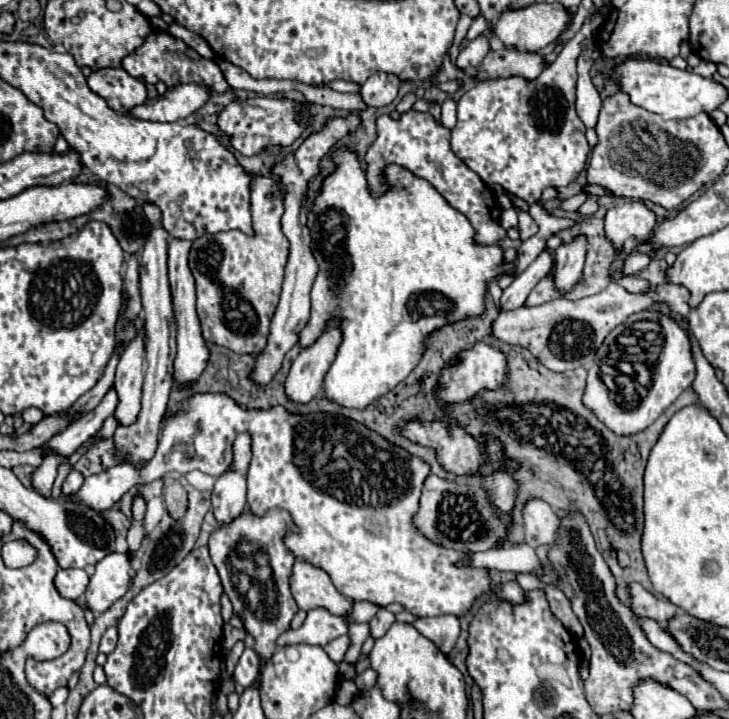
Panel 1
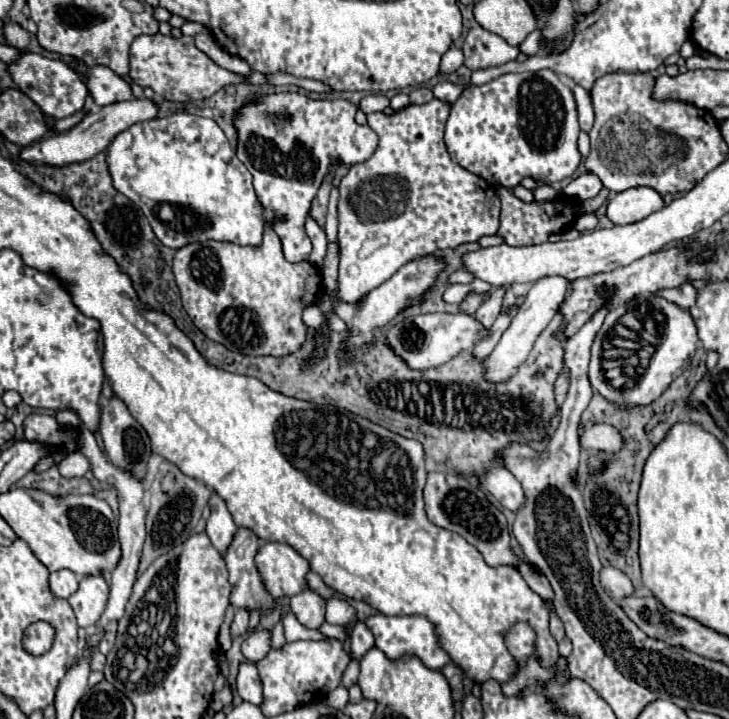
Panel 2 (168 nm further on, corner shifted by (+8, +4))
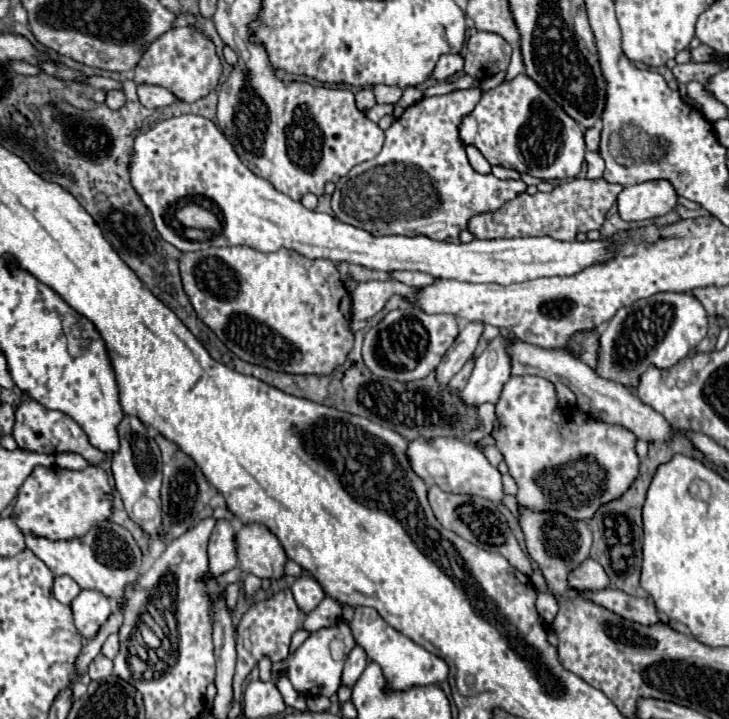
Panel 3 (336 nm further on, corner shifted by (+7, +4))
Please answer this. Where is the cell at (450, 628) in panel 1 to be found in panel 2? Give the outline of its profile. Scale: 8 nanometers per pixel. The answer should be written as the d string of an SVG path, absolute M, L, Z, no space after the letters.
M377 613L377 615L371 615L371 617L363 619L363 621L365 621L367 629L371 629L371 633L375 637L375 647L381 649L387 655L387 659L391 659L391 661L397 661L397 659L401 659L405 655L415 655L415 657L419 657L423 661L423 665L427 665L433 671L441 671L449 663L449 655L439 647L433 623L429 623L425 617L415 617L415 615L409 615L409 617L385 617L385 615Z

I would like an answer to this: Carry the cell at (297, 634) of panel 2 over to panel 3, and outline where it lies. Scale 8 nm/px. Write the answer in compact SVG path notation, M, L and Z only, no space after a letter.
M280 591L266 601L258 601L254 605L250 605L250 609L244 613L244 617L238 625L238 633L236 633L236 651L238 651L238 663L236 663L236 673L234 673L236 697L242 695L242 681L252 671L252 667L260 661L262 655L270 655L272 661L280 661L288 655L290 639L304 625L304 619L306 619L306 613L298 609L290 591Z

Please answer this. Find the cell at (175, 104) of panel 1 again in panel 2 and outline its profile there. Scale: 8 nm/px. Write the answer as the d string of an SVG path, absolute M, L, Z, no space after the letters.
M131 99L131 101L121 101L121 103L113 103L107 107L95 107L89 115L85 115L85 119L75 125L71 131L65 131L61 135L49 135L45 139L41 139L35 145L29 145L21 151L21 157L25 161L31 163L45 163L45 165L69 165L69 163L81 163L87 161L91 157L95 157L97 153L105 151L107 145L115 139L115 133L123 133L123 129L129 129L131 125L135 125L135 121L149 121L157 115L157 105L151 99Z

